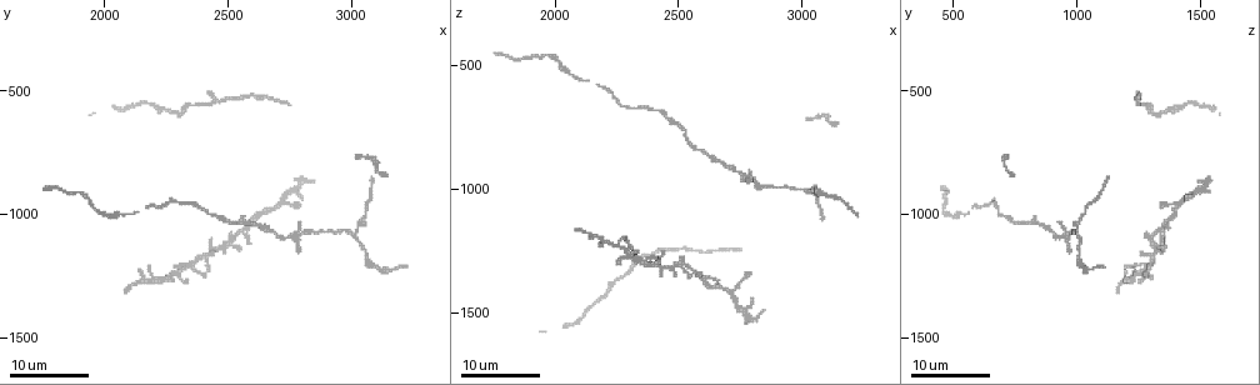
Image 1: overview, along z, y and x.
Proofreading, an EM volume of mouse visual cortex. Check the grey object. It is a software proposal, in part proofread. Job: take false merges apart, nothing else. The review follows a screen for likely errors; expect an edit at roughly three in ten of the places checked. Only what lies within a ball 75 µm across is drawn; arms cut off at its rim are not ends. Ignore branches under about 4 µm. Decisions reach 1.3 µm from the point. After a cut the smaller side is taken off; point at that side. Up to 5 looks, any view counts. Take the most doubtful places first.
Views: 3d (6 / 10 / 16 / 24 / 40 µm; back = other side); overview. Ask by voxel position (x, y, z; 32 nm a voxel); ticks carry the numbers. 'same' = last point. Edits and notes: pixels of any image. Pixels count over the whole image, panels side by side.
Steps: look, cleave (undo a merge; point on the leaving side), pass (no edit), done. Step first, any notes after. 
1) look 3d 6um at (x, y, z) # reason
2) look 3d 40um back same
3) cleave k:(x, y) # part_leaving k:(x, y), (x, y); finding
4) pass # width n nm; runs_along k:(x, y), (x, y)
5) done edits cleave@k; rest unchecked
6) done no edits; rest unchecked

look 3d 16um at (3010, 1090, 1000) # arms part here

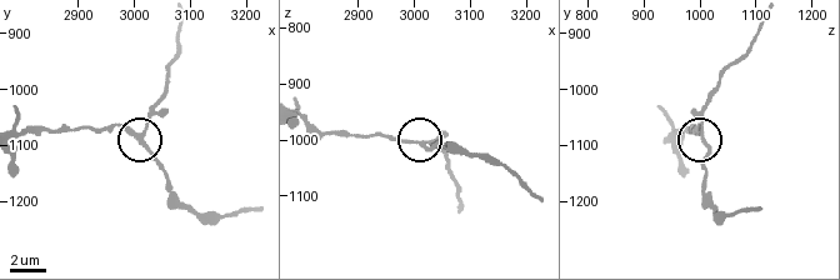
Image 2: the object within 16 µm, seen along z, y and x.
look 3d 6um at (3010, 1085, 1005)

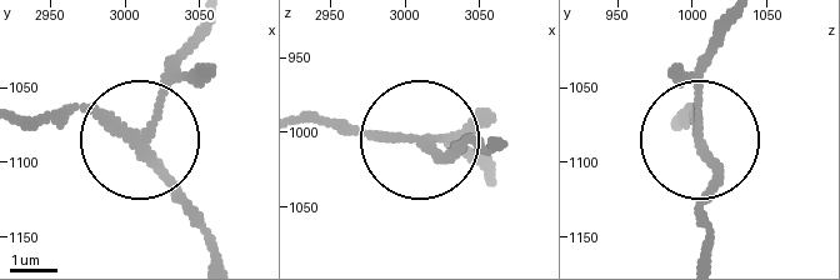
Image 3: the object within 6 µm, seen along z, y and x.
cleave 3:(184, 75) # arms 3; part_leaving 3:(144, 128), (168, 60), (199, 24); a second neuron is stuck on

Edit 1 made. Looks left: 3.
look 3d 24um at (2720, 960, 1430) # side arm on a straight run

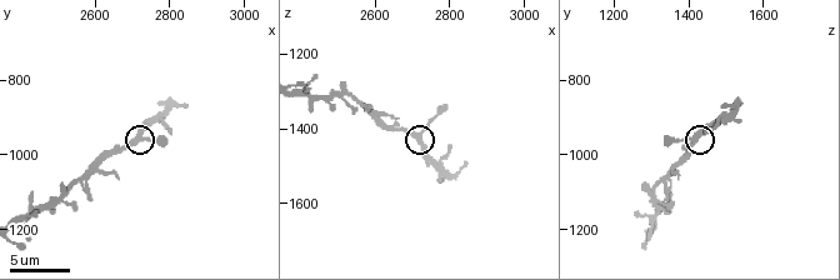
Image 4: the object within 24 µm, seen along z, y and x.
look 3d 6um at (2710, 950, 1420)

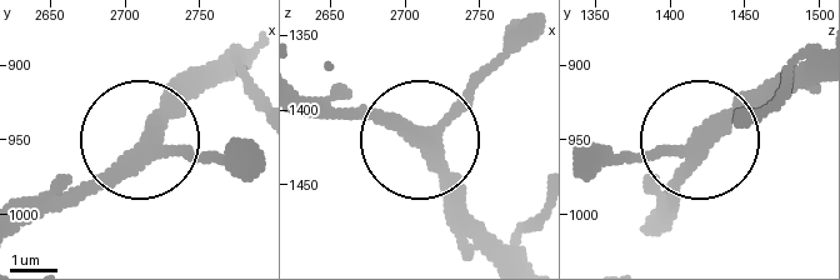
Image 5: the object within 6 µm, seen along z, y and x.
pass # width 320 nm; runs_along 5:(253, 179), (138, 146), (213, 63); continuous, no second neuron

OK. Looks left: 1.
done edits cleave@3; rest unchecked

